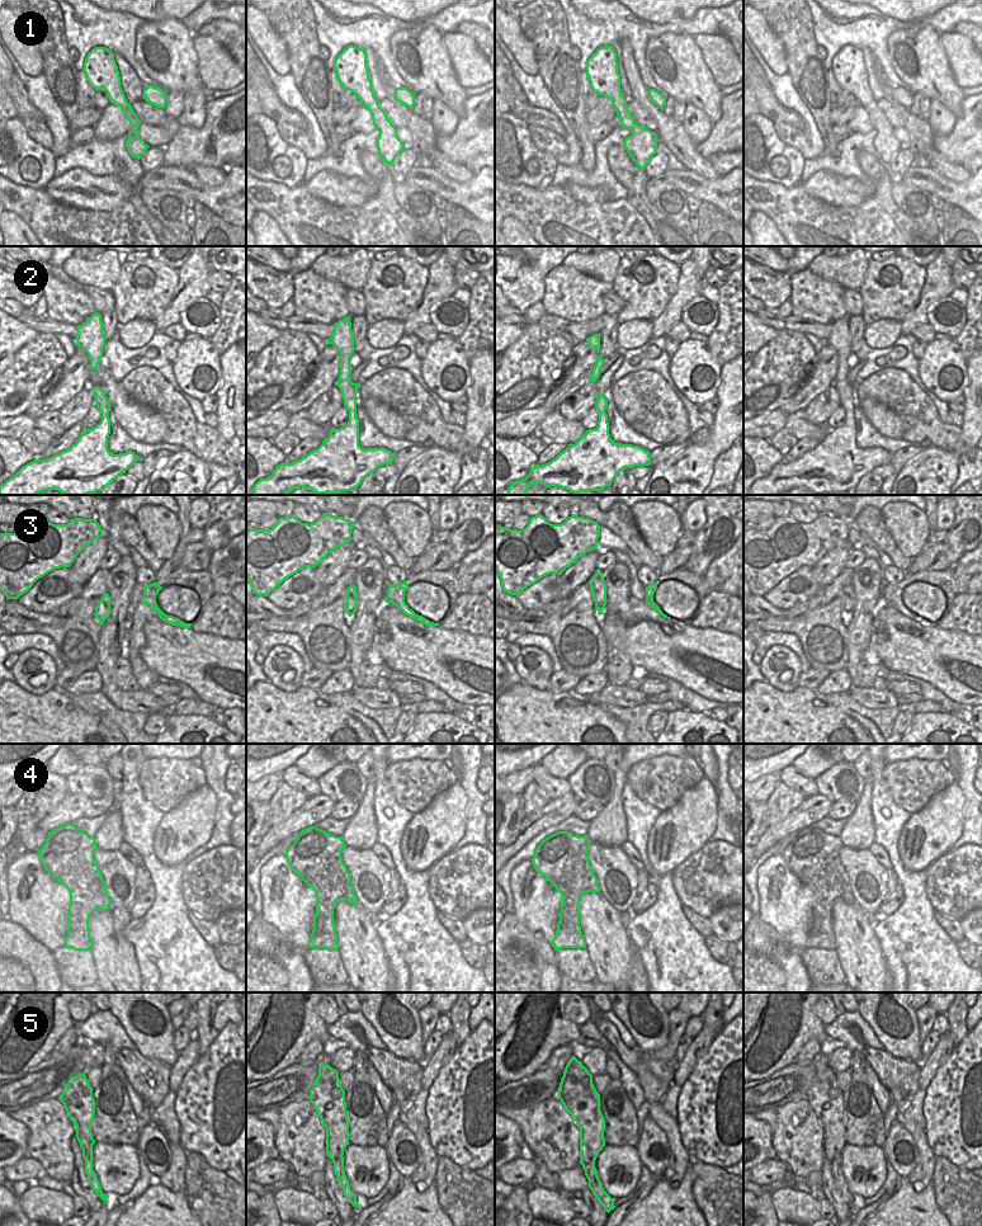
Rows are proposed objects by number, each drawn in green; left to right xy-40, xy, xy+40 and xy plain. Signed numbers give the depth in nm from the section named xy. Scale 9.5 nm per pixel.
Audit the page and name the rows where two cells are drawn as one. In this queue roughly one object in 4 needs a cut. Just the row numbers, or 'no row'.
5

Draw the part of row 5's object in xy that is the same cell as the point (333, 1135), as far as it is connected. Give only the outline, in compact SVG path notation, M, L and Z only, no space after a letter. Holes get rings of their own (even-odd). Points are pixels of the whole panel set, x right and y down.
M330 1127L326 1130L326 1154L327 1156L334 1160L336 1156L339 1157L334 1163L334 1173L336 1175L336 1180L340 1183L345 1198L351 1203L354 1207L360 1207L357 1202L357 1194L350 1189L349 1180L344 1171L344 1156L340 1155L340 1128L339 1127Z

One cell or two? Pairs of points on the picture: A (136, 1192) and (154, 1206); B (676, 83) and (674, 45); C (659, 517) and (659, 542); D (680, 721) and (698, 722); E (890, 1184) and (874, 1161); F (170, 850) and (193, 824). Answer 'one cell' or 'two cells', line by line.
A: two cells
B: one cell
C: one cell
D: one cell
E: two cells
F: one cell

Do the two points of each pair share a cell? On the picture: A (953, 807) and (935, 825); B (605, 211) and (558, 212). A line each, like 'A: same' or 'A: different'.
A: same
B: same

